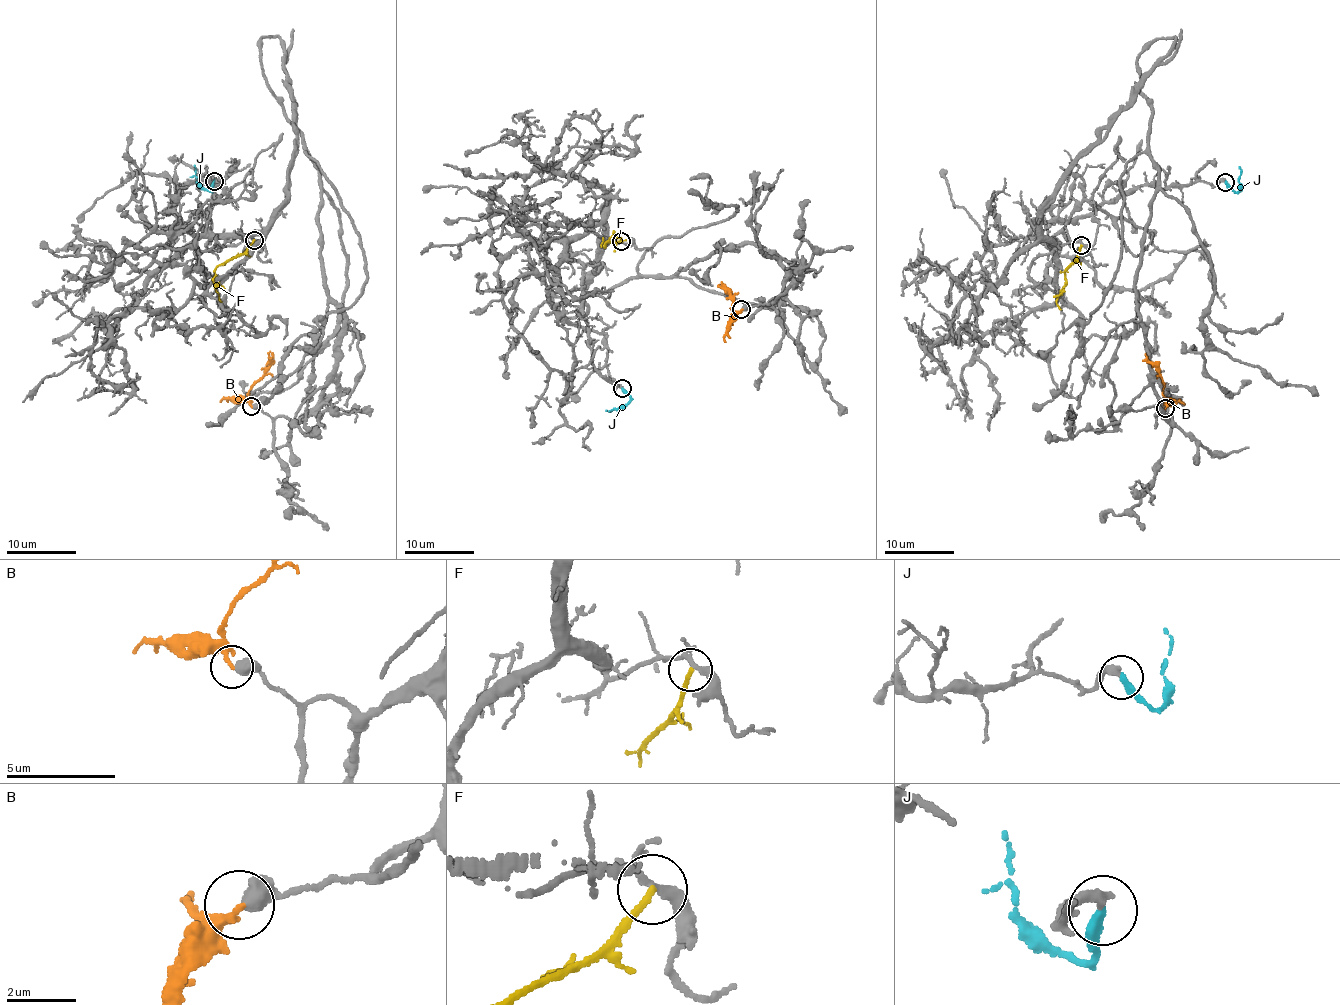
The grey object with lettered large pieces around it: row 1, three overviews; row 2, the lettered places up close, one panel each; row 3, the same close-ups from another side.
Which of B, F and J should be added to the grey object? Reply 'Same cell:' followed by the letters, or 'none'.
Same cell: J

